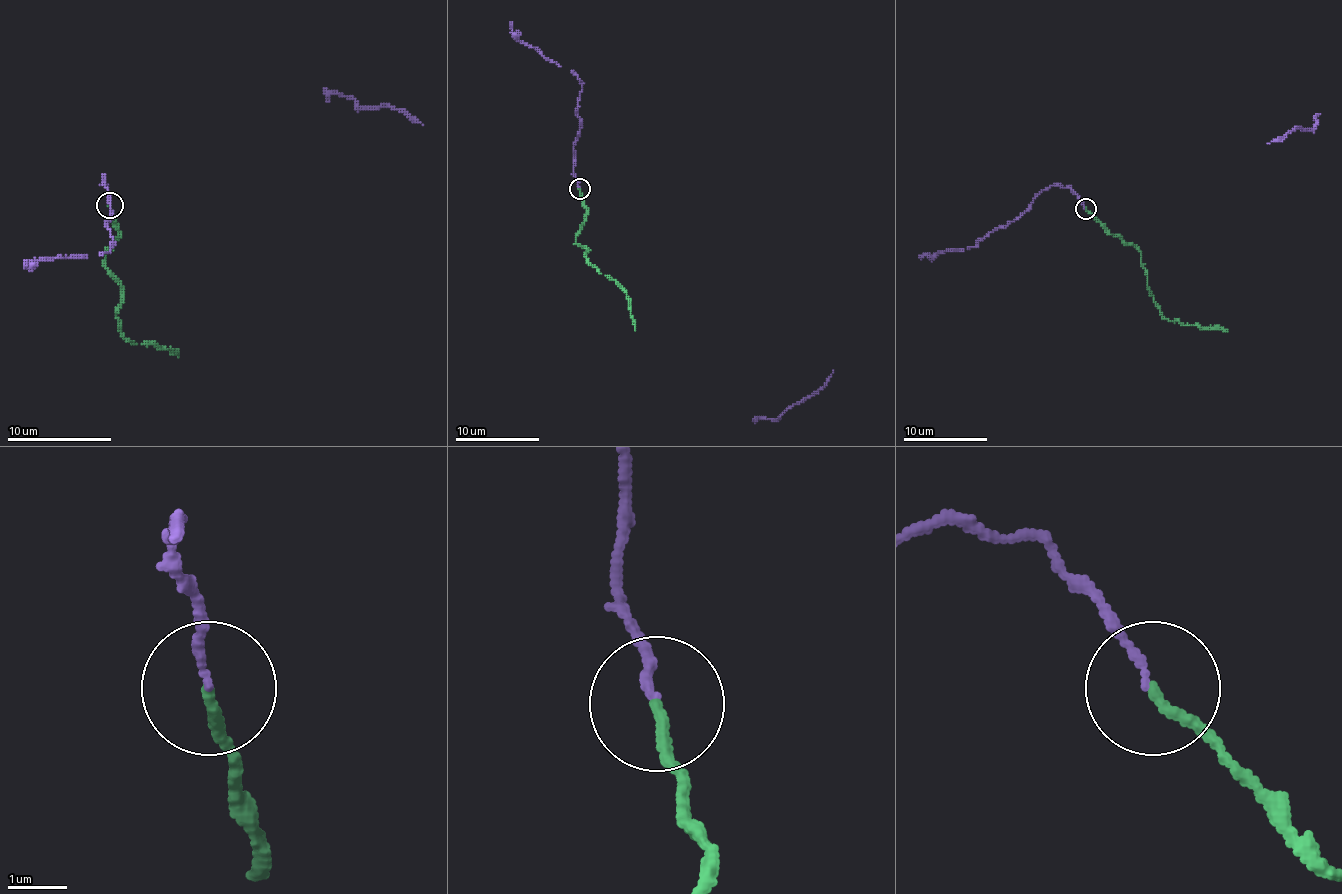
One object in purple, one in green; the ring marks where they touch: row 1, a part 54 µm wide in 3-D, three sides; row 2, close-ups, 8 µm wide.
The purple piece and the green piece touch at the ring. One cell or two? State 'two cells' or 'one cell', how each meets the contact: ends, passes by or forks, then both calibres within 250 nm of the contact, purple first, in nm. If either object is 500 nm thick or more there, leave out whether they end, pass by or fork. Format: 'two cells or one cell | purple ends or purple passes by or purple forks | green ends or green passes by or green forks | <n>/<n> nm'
one cell | purple ends | green ends | 110/170 nm

